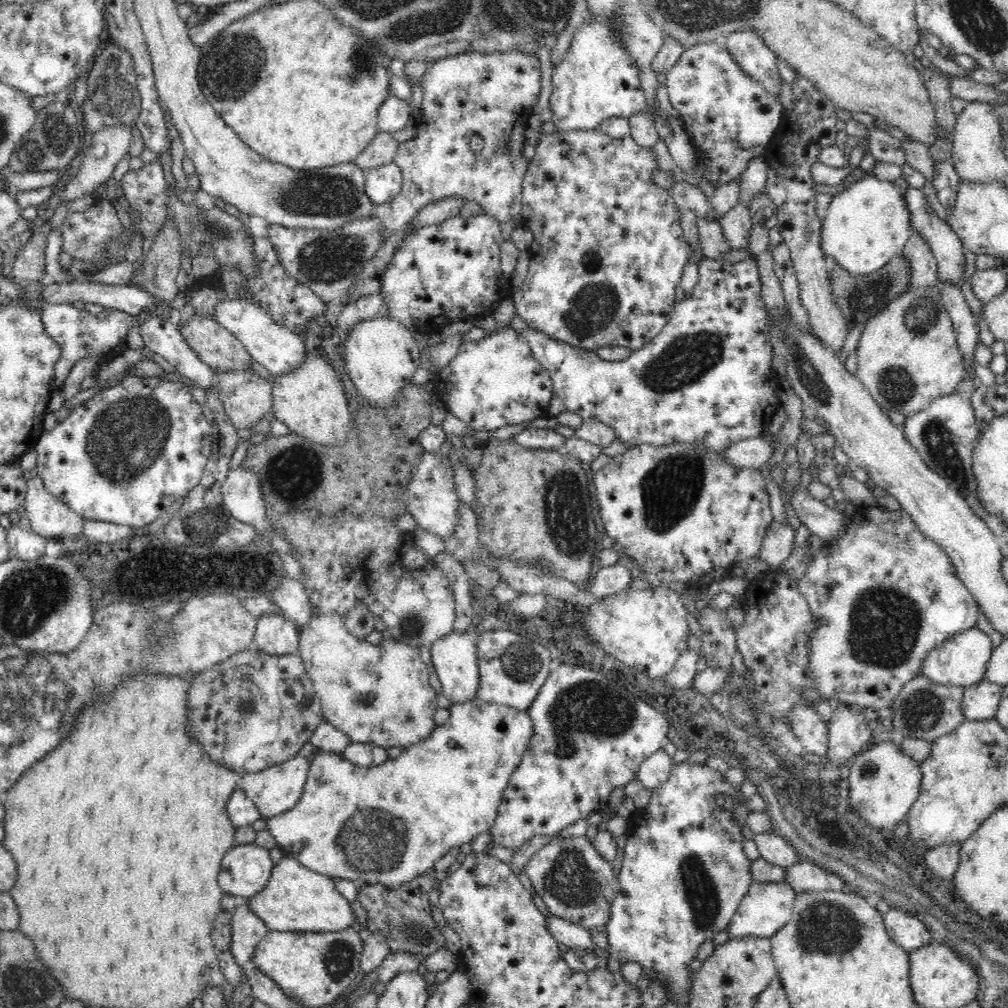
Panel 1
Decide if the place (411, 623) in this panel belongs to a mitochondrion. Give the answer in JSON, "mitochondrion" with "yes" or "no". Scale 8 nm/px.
{"mitochondrion":"yes"}

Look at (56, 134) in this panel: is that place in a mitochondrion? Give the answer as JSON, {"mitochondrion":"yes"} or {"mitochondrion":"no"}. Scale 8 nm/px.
{"mitochondrion":"yes"}

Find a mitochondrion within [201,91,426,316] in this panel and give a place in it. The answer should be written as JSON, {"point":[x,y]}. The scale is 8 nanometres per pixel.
{"point":[336,195]}

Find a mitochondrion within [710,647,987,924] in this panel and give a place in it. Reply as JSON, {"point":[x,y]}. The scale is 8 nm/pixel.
{"point":[922,710]}

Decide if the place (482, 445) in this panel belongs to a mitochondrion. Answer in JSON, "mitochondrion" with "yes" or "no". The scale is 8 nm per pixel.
{"mitochondrion":"no"}

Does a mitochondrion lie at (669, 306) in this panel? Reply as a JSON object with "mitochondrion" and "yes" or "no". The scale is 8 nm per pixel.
{"mitochondrion":"no"}

